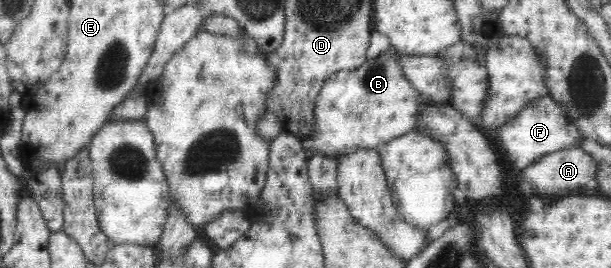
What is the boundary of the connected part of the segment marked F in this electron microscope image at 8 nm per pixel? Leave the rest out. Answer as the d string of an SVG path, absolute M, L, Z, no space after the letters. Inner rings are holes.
M550 95L540 96L530 102L512 120L500 126L496 134L502 143L500 148L504 148L504 156L506 160L510 160L514 170L522 170L542 156L577 147L584 140L575 122L566 115L566 109Z

